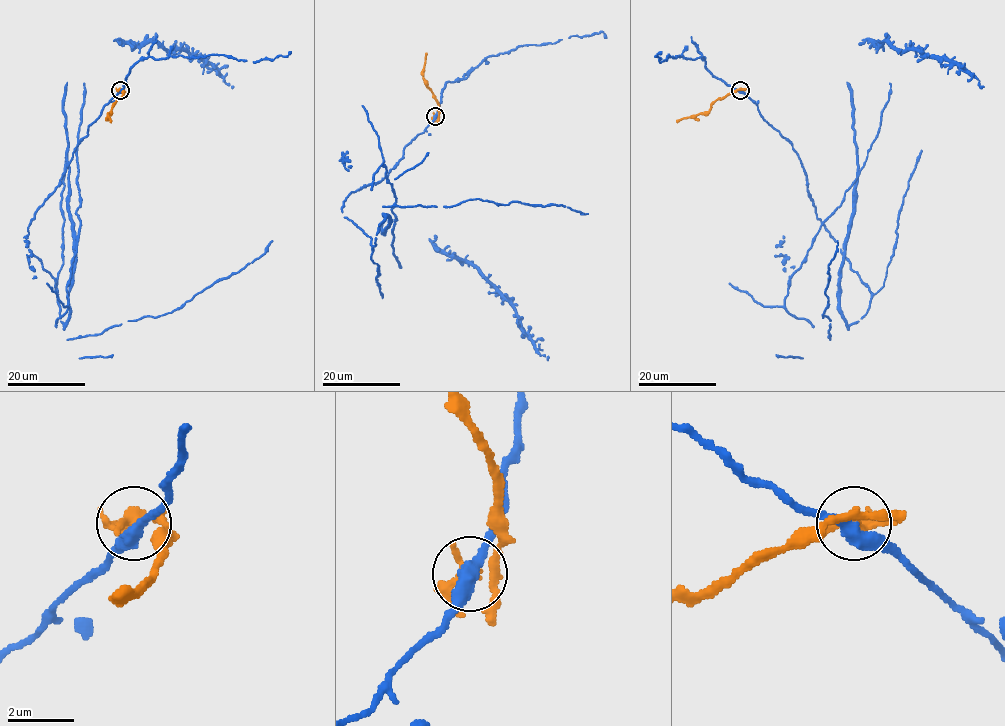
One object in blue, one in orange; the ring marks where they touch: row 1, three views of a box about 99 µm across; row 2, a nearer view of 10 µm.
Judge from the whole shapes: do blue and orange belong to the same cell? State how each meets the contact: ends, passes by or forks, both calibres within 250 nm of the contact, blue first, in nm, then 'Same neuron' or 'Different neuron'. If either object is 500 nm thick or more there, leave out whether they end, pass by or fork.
At the ring blue passes by. At the ring orange forks. Thickness 400 nm (blue) against 240 nm. Different neuron

